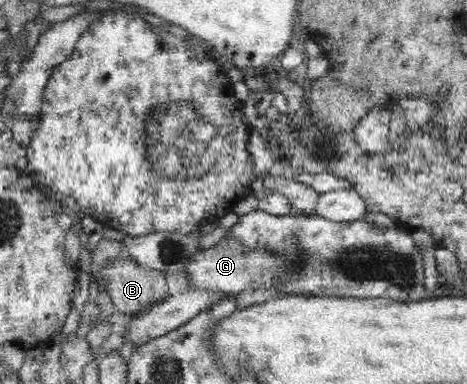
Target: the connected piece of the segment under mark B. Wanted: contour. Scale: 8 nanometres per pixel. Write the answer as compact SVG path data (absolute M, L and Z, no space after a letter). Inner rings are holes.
M120 256L103 270L94 273L94 276L98 283L98 291L106 289L111 294L117 312L130 316L139 314L153 305L157 306L159 301L171 296L166 283L166 274L158 269L139 266L131 258Z

